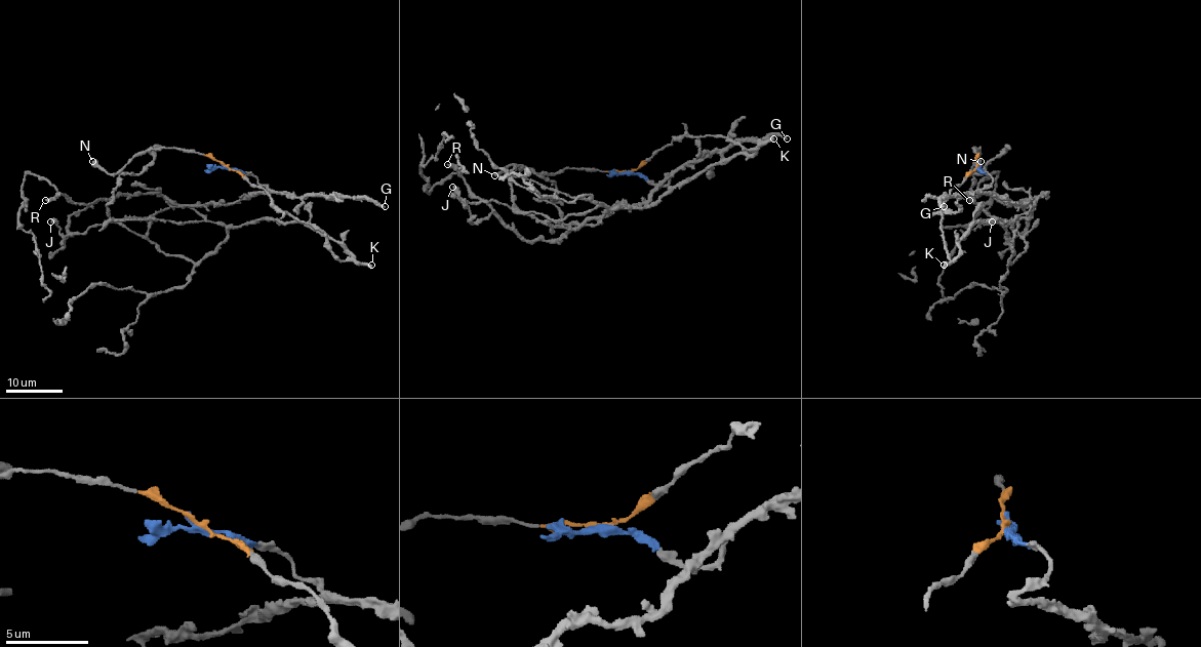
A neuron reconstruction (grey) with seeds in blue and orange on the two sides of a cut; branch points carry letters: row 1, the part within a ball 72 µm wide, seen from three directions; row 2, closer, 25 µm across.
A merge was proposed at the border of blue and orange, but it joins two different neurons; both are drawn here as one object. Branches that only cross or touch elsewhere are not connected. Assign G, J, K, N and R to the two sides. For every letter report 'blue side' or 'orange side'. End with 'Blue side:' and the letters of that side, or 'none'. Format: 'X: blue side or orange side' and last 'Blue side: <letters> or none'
G: blue side
J: orange side
K: orange side
N: orange side
R: blue side
Blue side: G, R

